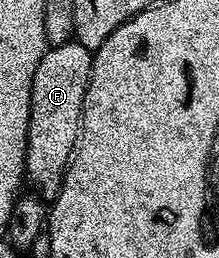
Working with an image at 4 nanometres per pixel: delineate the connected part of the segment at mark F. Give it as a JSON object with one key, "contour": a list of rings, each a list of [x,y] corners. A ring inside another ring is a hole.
{"contour":[[[74,39],[63,45],[52,45],[41,59],[37,75],[33,75],[25,177],[47,199],[54,199],[59,193],[67,164],[75,152],[79,127],[83,124],[83,100],[89,87],[92,56],[92,50]]]}

